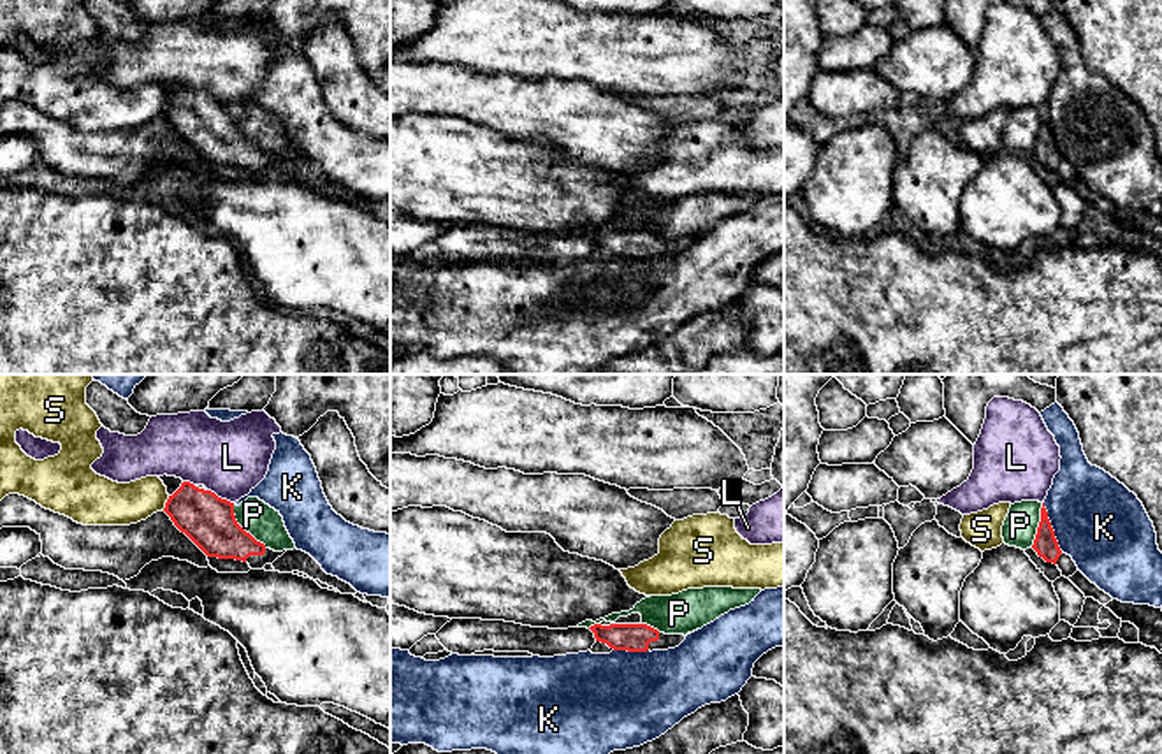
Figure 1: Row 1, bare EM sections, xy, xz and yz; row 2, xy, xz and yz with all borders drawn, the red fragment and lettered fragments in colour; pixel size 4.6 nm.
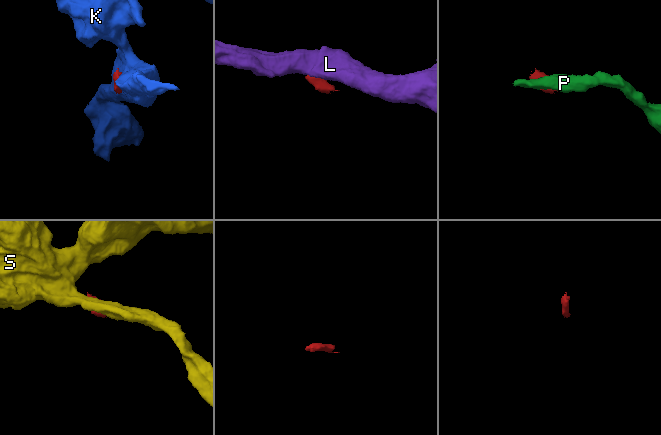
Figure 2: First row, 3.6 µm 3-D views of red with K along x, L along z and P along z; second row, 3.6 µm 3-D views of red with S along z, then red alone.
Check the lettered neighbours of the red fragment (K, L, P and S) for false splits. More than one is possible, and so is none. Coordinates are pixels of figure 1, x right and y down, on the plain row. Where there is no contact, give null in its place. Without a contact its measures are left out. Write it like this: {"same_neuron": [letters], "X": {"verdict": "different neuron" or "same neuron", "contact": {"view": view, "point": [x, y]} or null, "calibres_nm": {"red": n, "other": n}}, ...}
{"same_neuron": [], "K": {"verdict": "different neuron", "contact": {"view": "yz", "point": [1052, 134]}, "calibres_nm": {"red": 110, "other": 400}}, "L": {"verdict": "different neuron", "contact": {"view": "xy", "point": [220, 104]}, "calibres_nm": {"red": 240, "other": 340}}, "P": {"verdict": "different neuron", "contact": {"view": "xy", "point": [241, 134]}, "calibres_nm": {"red": 240, "other": 160}}, "S": {"verdict": "different neuron", "contact": {"view": "xy", "point": [166, 109]}, "calibres_nm": {"red": 240, "other": 200}}}

